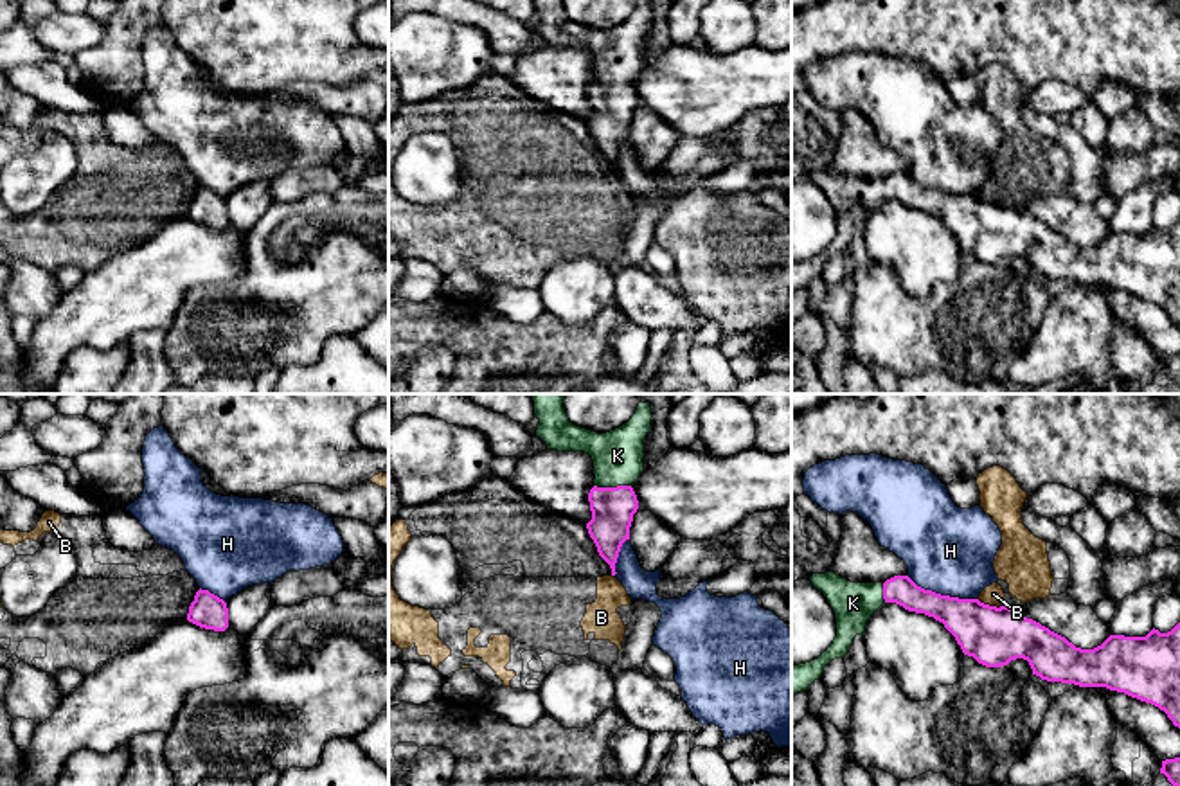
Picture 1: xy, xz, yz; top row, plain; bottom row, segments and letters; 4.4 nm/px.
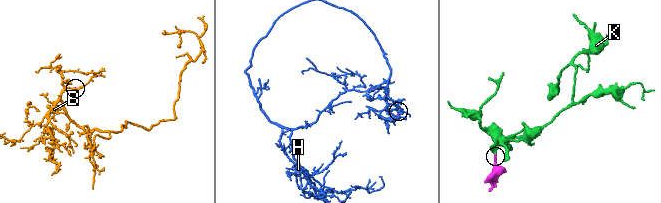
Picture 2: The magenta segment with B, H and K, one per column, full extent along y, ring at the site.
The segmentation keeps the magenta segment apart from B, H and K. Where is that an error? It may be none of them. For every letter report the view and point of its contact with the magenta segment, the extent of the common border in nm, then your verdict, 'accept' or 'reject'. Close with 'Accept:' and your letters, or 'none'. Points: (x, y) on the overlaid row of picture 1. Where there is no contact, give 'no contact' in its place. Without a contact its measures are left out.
B: yz (988, 605) | 120 nm | reject
H: yz (943, 596) | 340 nm | reject
K: xz (612, 488) | 170 nm | accept
Accept: K

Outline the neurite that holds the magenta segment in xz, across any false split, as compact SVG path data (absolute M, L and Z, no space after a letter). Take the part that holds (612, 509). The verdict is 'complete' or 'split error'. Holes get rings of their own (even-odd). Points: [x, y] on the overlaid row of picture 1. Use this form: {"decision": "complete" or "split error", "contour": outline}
{"decision": "split error", "contour": "M532 394L540 419L536 437L547 450L585 451L594 460L594 487L588 493L592 520L586 523L599 556L615 576L621 547L630 540L639 500L633 484L644 471L644 441L651 426L649 403L639 403L631 419L606 433L597 433L568 421L565 394Z"}

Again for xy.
{"decision": "complete", "contour": "M200 588L189 606L187 621L205 630L225 631L228 628L227 603Z"}

